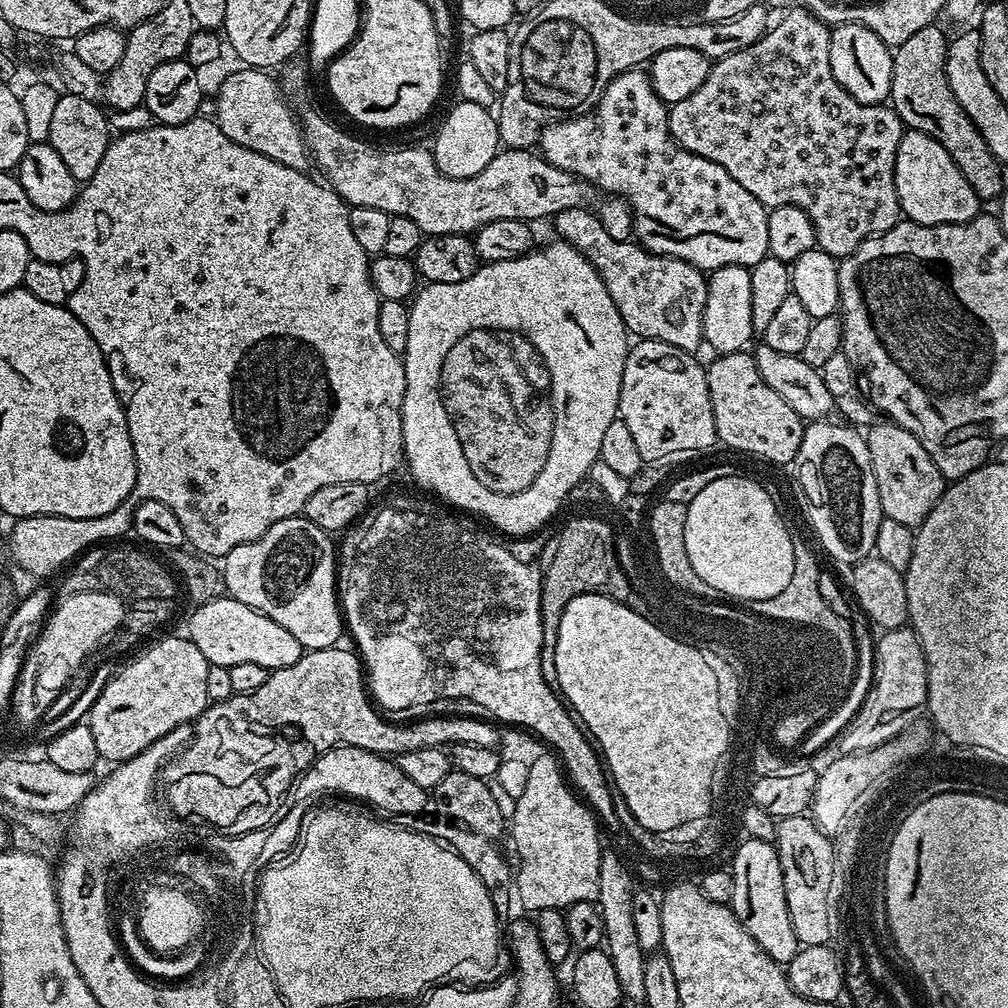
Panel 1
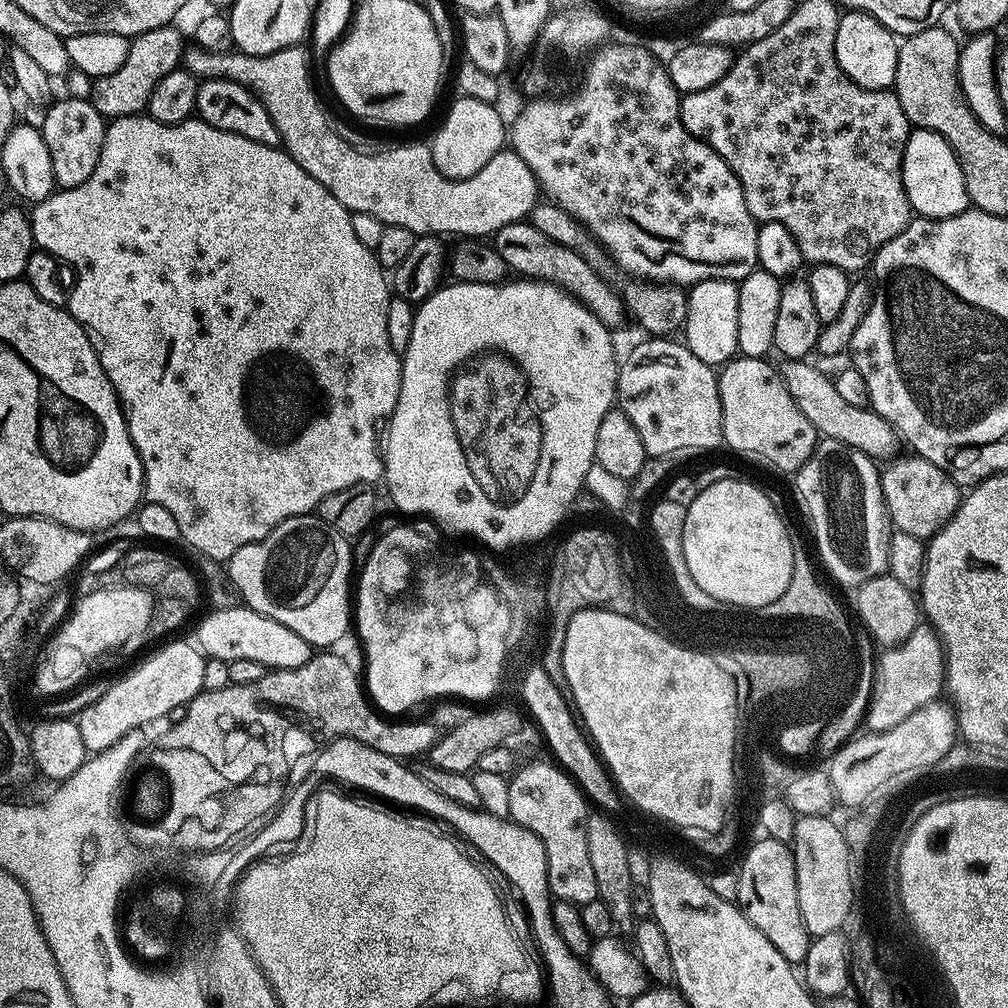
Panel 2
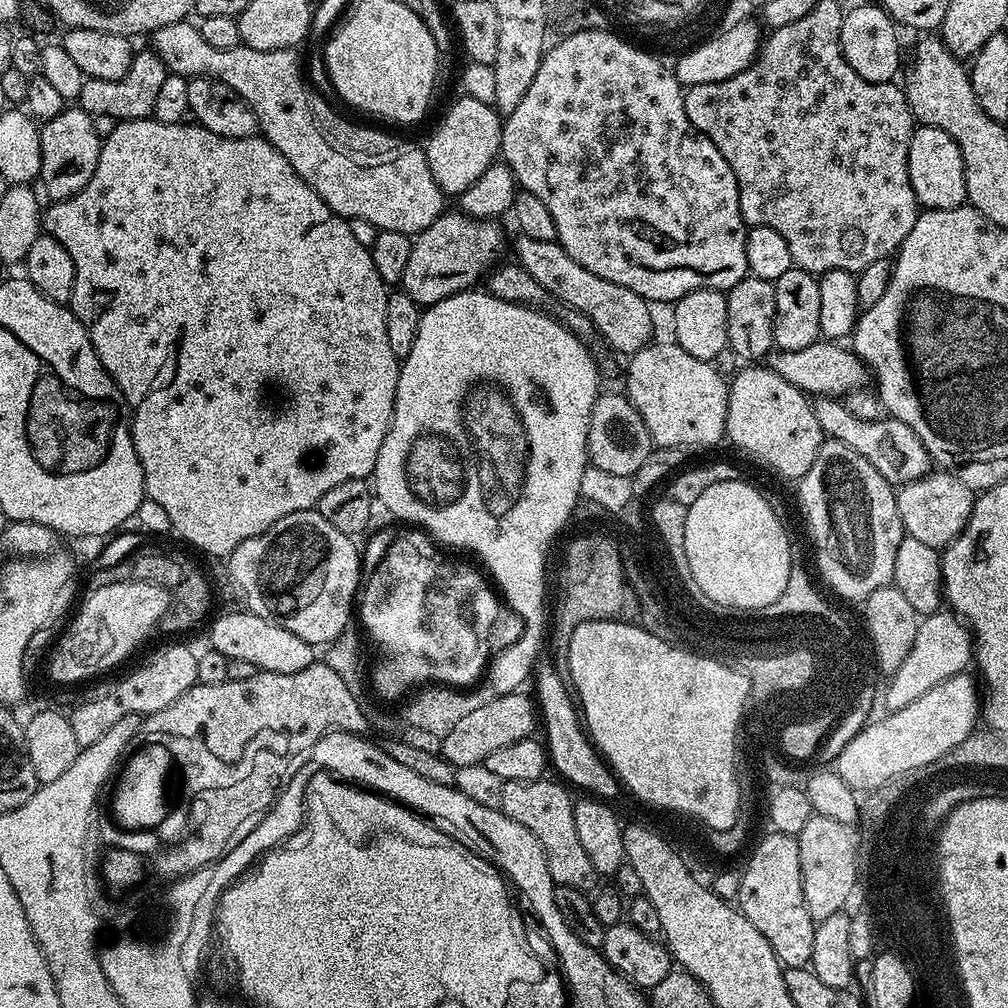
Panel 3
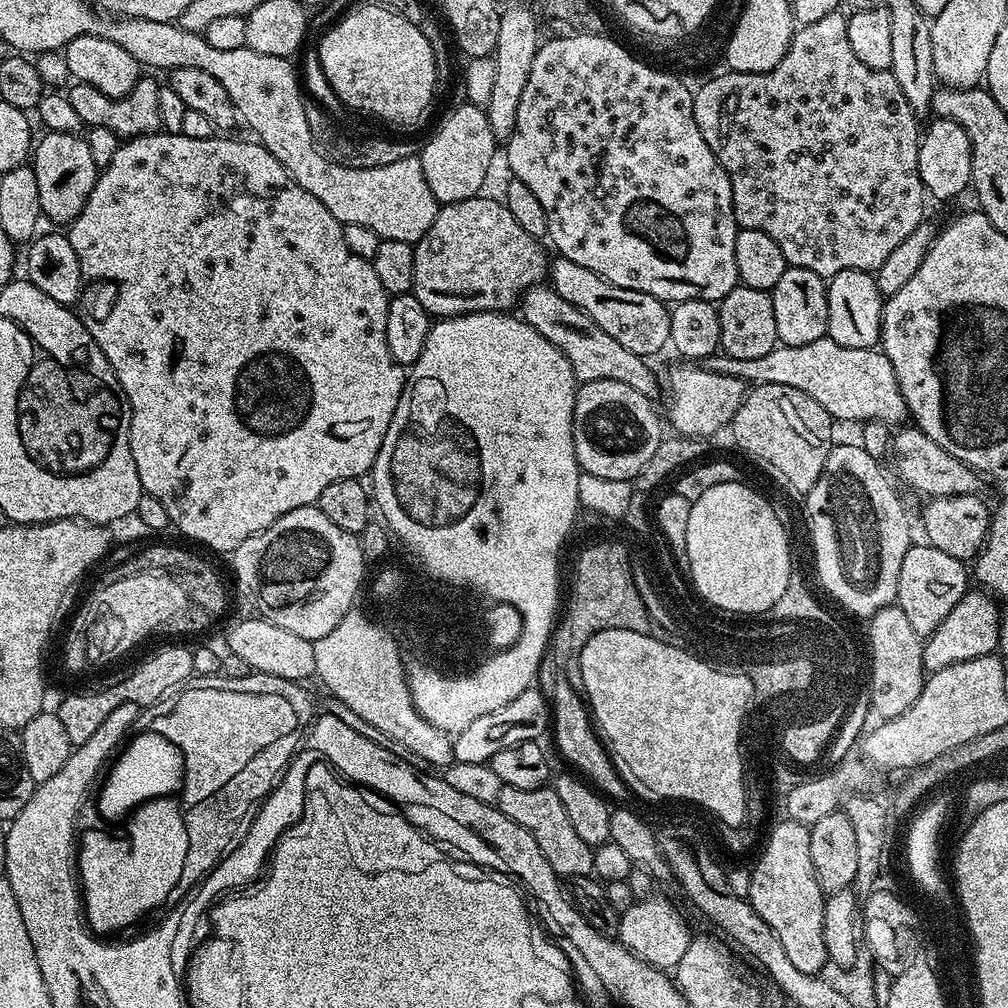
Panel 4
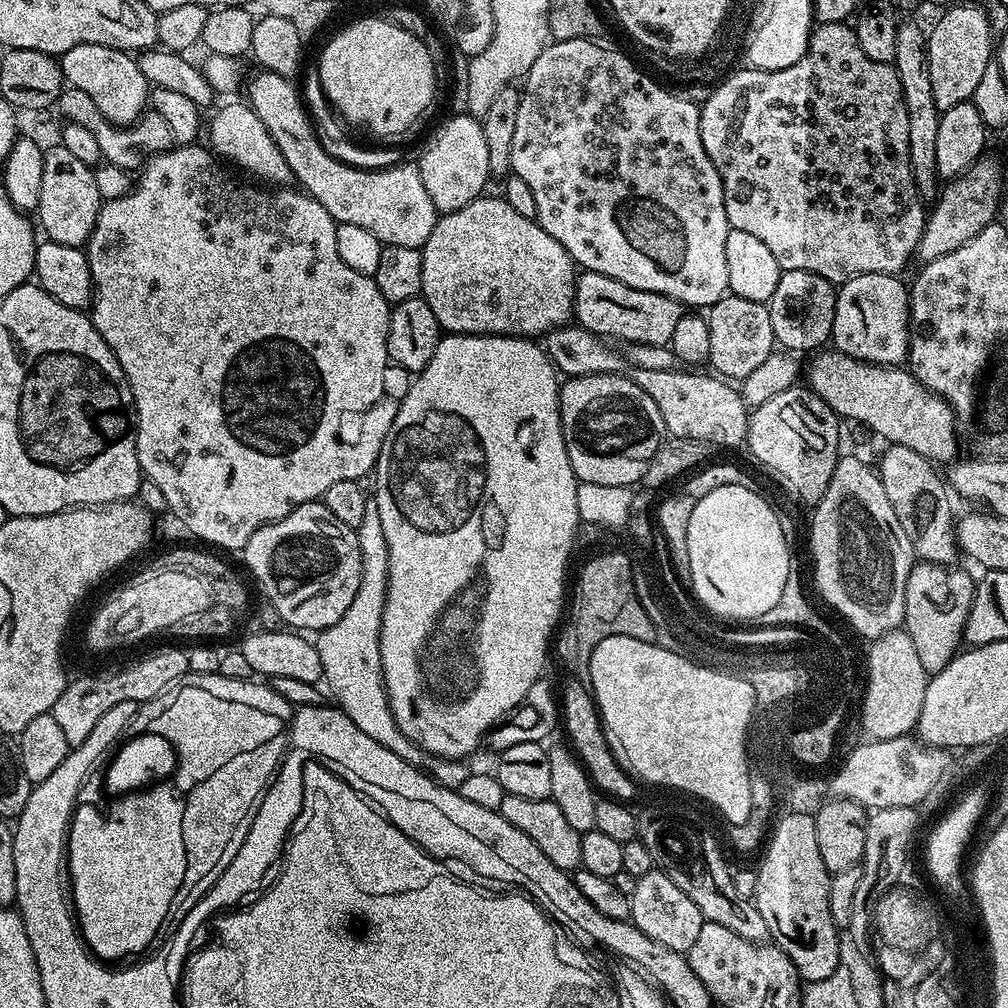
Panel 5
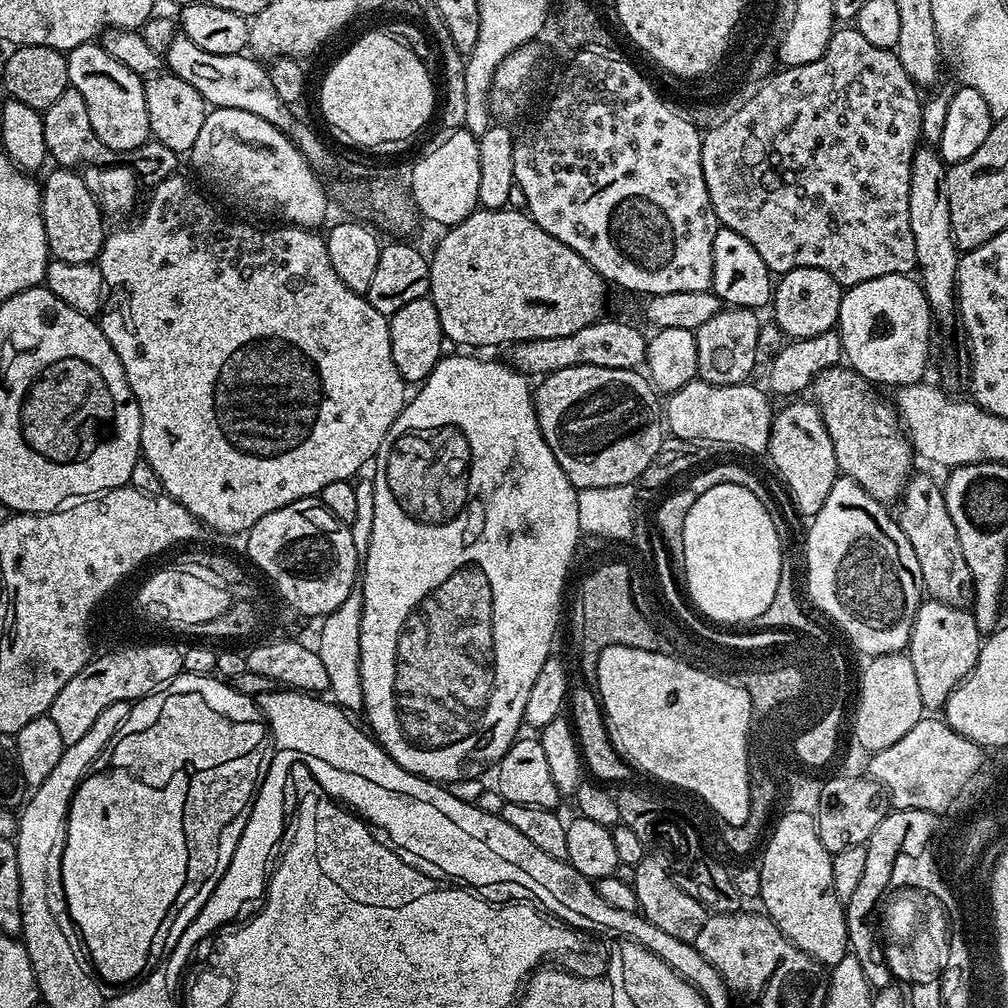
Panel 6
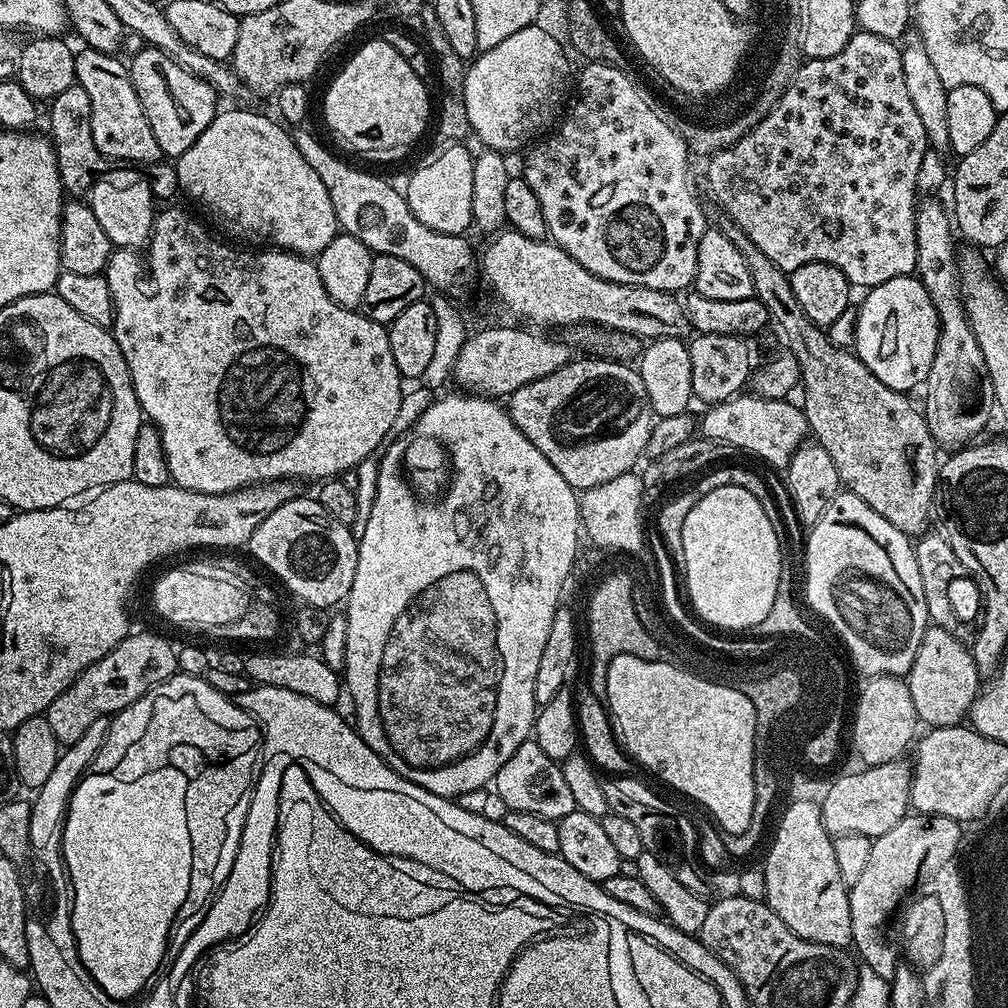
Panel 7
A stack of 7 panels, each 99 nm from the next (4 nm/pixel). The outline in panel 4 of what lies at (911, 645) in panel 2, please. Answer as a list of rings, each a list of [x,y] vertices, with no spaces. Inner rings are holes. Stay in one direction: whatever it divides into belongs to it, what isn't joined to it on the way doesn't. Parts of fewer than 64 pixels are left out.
[[[970,590],[950,614],[924,640],[924,671],[931,674],[951,664],[991,656],[1000,647],[1000,605],[995,595],[984,590]]]

